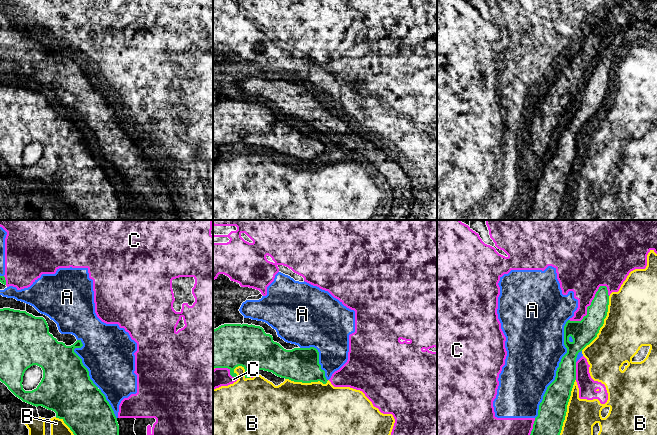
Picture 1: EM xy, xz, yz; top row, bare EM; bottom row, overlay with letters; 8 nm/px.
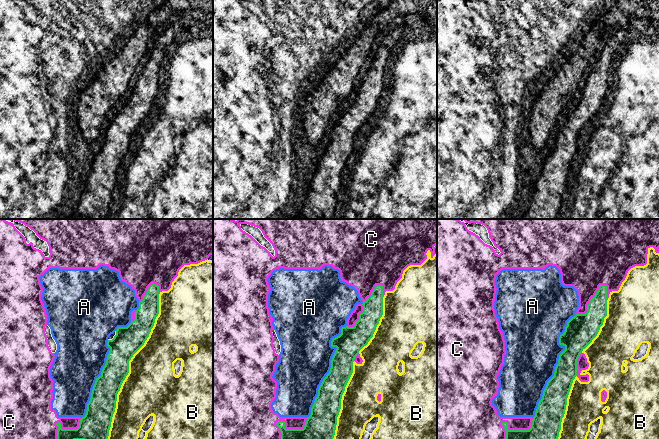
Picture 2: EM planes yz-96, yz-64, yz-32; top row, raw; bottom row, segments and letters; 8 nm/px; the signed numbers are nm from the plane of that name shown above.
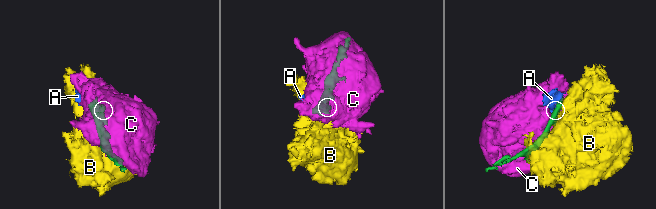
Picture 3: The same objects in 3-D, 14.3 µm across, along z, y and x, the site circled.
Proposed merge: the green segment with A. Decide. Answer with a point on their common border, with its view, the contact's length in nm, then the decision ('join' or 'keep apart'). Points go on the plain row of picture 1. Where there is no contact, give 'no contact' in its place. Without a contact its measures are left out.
contact yz (557, 145); length 850 nm; join

